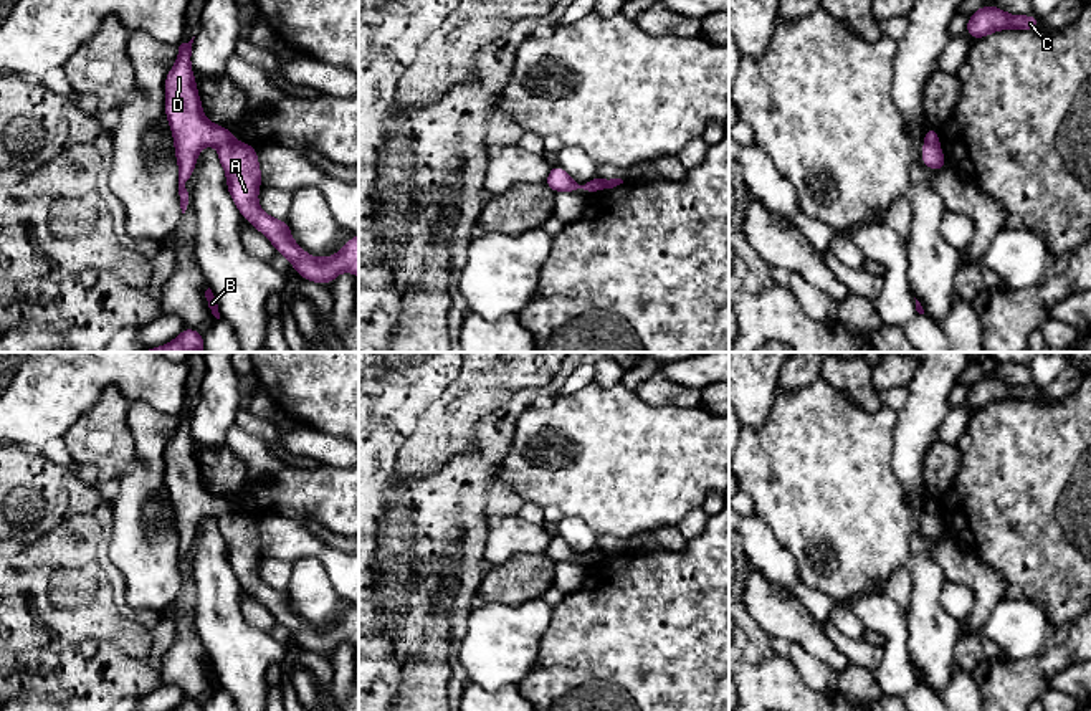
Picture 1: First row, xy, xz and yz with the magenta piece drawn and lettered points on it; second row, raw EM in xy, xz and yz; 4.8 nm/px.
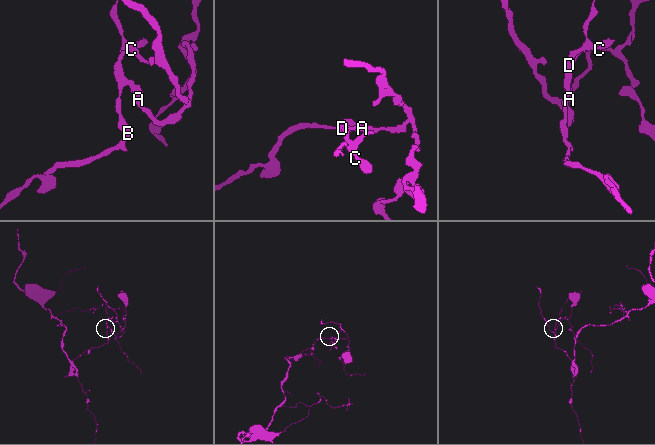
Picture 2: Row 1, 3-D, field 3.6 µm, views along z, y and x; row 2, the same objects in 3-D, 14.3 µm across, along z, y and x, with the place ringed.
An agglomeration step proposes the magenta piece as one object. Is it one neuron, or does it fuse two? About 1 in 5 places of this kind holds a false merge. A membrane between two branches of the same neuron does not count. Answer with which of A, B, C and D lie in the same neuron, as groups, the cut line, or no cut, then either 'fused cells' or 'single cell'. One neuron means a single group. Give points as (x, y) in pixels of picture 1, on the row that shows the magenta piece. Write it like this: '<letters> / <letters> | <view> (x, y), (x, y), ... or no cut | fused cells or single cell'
A / B C D | xy (232, 139), (217, 147) | fused cells

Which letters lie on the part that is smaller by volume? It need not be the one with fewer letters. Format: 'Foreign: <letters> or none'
Foreign: A

